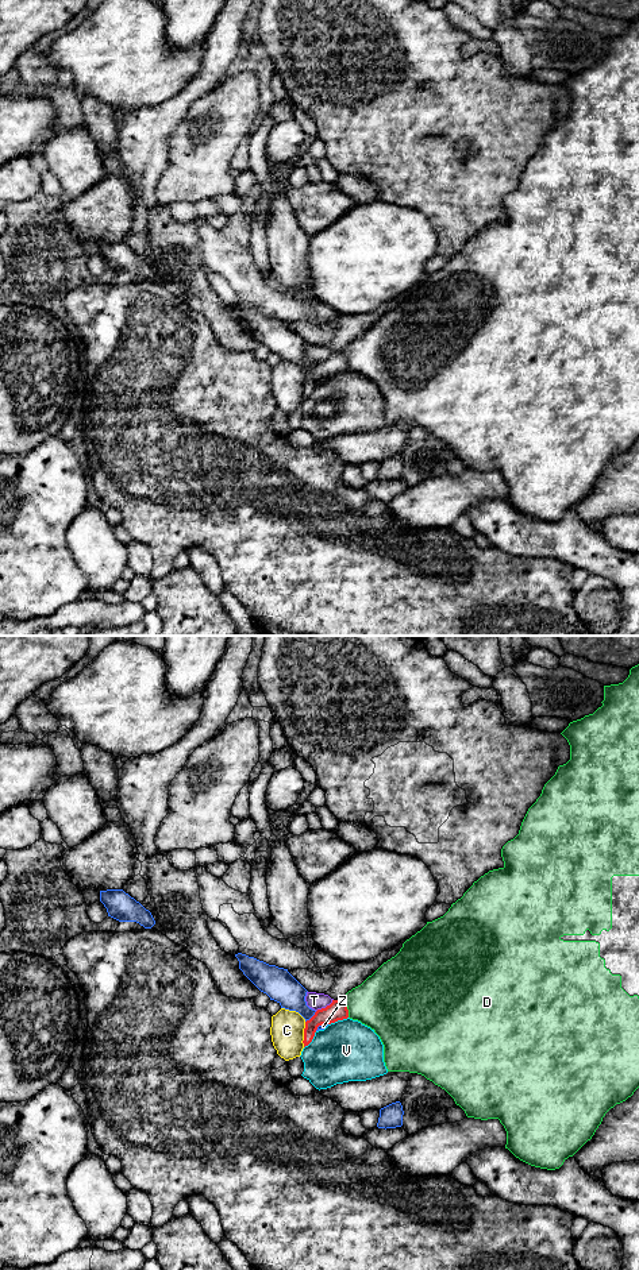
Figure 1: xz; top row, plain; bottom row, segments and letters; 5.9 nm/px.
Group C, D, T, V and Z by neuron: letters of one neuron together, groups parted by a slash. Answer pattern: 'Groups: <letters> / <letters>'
Groups: C / D / T / V / Z

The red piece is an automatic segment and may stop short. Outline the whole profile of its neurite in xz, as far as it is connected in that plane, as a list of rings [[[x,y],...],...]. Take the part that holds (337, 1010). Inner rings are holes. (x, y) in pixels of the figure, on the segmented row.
[[[342,999],[332,1000],[332,1003],[326,1008],[317,1010],[315,1015],[305,1022],[304,1041],[303,1041],[304,1047],[312,1042],[319,1026],[331,1024],[347,1018],[349,1018],[349,1010]]]

